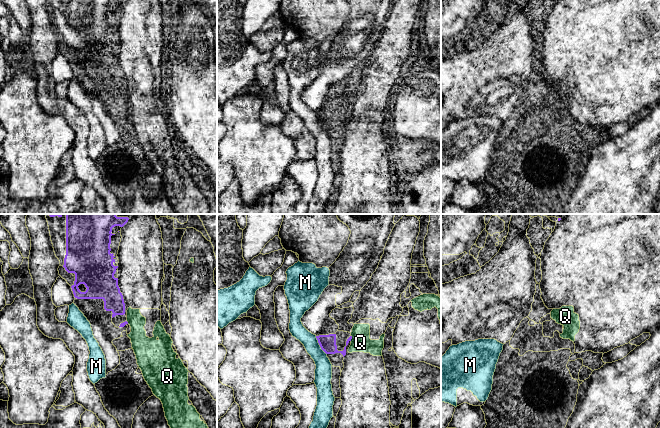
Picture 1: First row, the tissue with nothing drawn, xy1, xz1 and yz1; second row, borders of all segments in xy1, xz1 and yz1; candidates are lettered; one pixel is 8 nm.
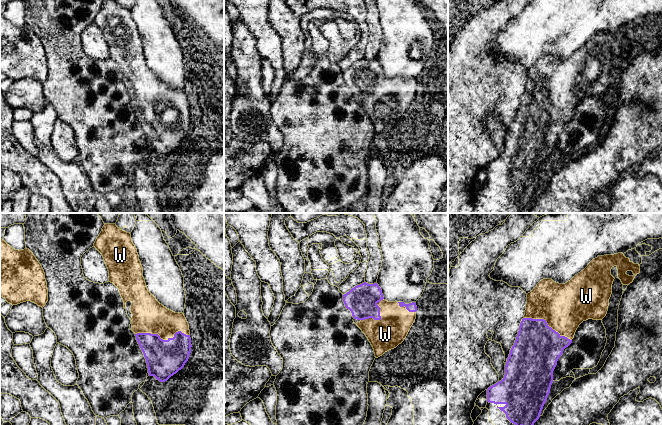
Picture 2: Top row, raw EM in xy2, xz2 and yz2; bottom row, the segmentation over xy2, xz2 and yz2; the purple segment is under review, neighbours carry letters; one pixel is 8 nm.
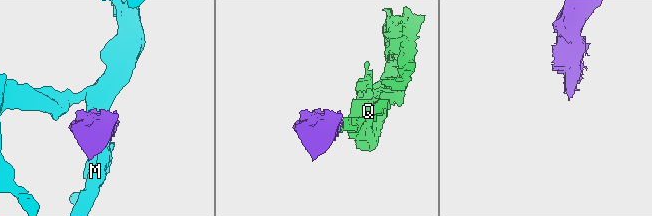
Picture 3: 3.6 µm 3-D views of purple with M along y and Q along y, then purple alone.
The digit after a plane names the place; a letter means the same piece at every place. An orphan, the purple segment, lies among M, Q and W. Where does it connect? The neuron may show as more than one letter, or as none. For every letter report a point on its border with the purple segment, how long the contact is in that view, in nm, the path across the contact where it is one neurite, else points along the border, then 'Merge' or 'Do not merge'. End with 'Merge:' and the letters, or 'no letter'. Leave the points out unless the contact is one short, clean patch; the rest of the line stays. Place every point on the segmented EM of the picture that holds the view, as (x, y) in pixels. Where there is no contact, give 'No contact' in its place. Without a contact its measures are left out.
M: Touches purple at xz1 (319, 344). Shared border 180 nm. Boundary: xz1 (315, 336), (320, 348), (326, 354). Do not merge
Q: Touches purple at xz1 (351, 338). Shared border 50 nm. Boundary: xz1 (351, 335), (350, 340). Do not merge
W: Touches purple at xy2 (162, 339). Shared border 440 nm. Merge
Merge: W

